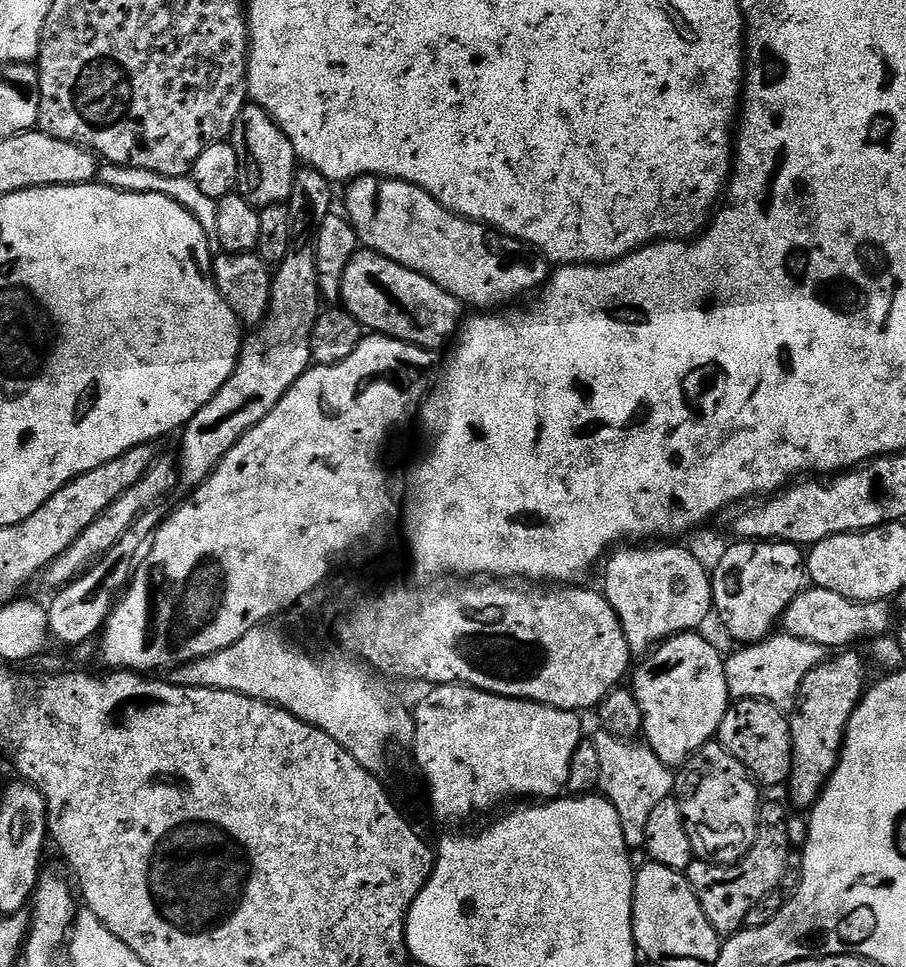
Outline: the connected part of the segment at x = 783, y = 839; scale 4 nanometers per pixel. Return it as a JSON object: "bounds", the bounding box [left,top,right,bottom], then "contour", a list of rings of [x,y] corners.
{"bounds":[687,800,790,938],"contour":[[[772,800],[760,805],[760,831],[751,850],[744,855],[743,860],[736,864],[721,866],[708,864],[705,860],[693,859],[687,870],[687,878],[698,902],[702,906],[702,914],[714,926],[714,930],[722,938],[733,936],[744,928],[746,914],[766,894],[777,891],[782,882],[782,874],[786,874],[786,858],[790,845],[787,838],[787,820],[790,812],[778,801]]]}

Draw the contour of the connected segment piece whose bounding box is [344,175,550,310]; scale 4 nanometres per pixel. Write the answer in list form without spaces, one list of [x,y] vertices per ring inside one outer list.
[[[359,176],[358,179],[351,181],[347,185],[348,197],[345,198],[344,204],[348,207],[346,211],[346,219],[352,223],[352,229],[356,231],[357,241],[367,251],[377,252],[379,256],[390,258],[394,262],[398,262],[402,267],[414,270],[418,274],[422,274],[426,278],[430,278],[430,282],[434,282],[438,286],[442,286],[442,290],[450,293],[455,300],[460,301],[461,305],[472,307],[472,310],[500,310],[505,306],[511,305],[515,296],[524,296],[527,292],[535,293],[537,290],[543,289],[544,285],[550,279],[550,264],[545,260],[539,252],[528,247],[520,240],[509,239],[509,237],[500,234],[495,236],[493,229],[486,224],[477,224],[474,220],[465,220],[464,217],[456,215],[455,212],[443,208],[436,199],[430,194],[426,194],[426,190],[422,190],[413,184],[407,184],[404,180],[389,180],[382,176]]]

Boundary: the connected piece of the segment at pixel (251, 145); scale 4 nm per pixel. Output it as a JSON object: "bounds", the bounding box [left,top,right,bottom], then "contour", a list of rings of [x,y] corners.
{"bounds":[230,102,298,210],"contour":[[[251,102],[245,103],[232,127],[230,143],[234,146],[240,163],[238,192],[246,198],[246,202],[250,202],[257,210],[261,210],[271,204],[283,204],[291,200],[294,174],[298,167],[296,151],[294,146],[290,146],[290,138],[286,138],[286,134],[270,118],[270,114],[266,114],[266,110],[262,110],[257,104]]]}

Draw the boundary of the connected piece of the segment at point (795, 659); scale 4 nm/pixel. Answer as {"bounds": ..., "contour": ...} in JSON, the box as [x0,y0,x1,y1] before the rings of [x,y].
{"bounds":[724,634,826,710],"contour":[[[776,634],[759,644],[740,646],[737,649],[724,662],[729,697],[733,701],[765,700],[781,710],[791,709],[795,705],[802,678],[806,678],[806,674],[810,674],[810,670],[814,670],[814,666],[826,658],[826,650],[822,646],[787,634]]]}

